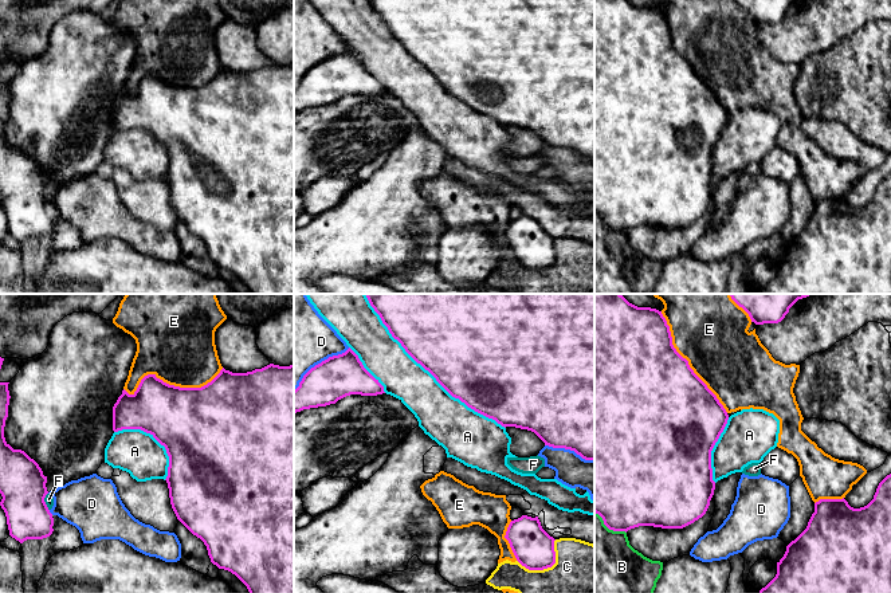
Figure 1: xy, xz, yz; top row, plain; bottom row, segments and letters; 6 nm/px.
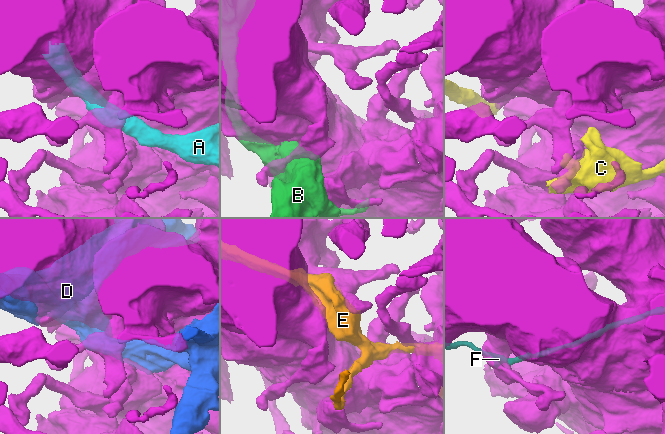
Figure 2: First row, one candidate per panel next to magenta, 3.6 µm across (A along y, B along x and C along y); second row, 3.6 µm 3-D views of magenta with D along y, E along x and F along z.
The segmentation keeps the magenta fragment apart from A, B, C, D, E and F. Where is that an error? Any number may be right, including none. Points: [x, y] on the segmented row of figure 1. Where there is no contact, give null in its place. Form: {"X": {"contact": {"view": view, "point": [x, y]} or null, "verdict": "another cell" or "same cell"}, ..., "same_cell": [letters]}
{"A": {"contact": {"view": "xz", "point": [427, 369]}, "verdict": "another cell"}, "B": {"contact": {"view": "yz", "point": [609, 529]}, "verdict": "another cell"}, "C": {"contact": {"view": "xz", "point": [546, 568]}, "verdict": "another cell"}, "D": {"contact": {"view": "xz", "point": [318, 364]}, "verdict": "another cell"}, "E": {"contact": {"view": "xy", "point": [171, 385]}, "verdict": "another cell"}, "F": {"contact": {"view": "xy", "point": [44, 502]}, "verdict": "another cell"}, "same_cell": []}

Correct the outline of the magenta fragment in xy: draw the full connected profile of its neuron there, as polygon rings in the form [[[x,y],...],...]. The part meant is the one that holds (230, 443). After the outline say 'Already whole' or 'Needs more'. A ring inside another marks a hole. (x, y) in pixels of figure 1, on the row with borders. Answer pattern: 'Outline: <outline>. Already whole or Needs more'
Outline: [[[270,364],[247,373],[232,373],[224,368],[201,388],[180,388],[145,376],[137,390],[129,394],[125,389],[113,407],[113,431],[141,429],[150,433],[169,456],[166,483],[172,508],[177,519],[207,546],[211,562],[219,569],[235,574],[250,593],[294,593],[294,365]]]. Already whole

